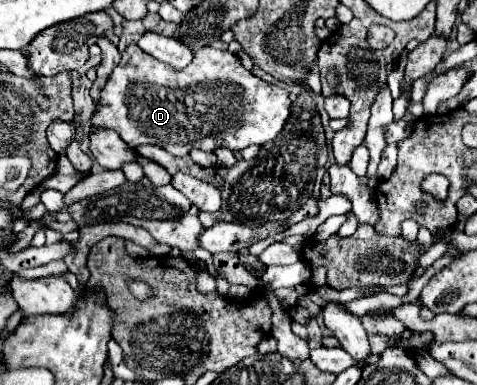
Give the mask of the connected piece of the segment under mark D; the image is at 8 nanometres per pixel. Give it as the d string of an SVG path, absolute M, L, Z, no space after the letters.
M129 45L101 93L99 109L93 113L91 123L117 131L131 149L151 143L161 145L175 157L183 157L191 149L215 151L217 147L227 147L241 151L249 145L265 145L285 125L289 105L291 99L283 87L261 81L229 51L199 49L187 69L177 73L149 57L139 45Z

